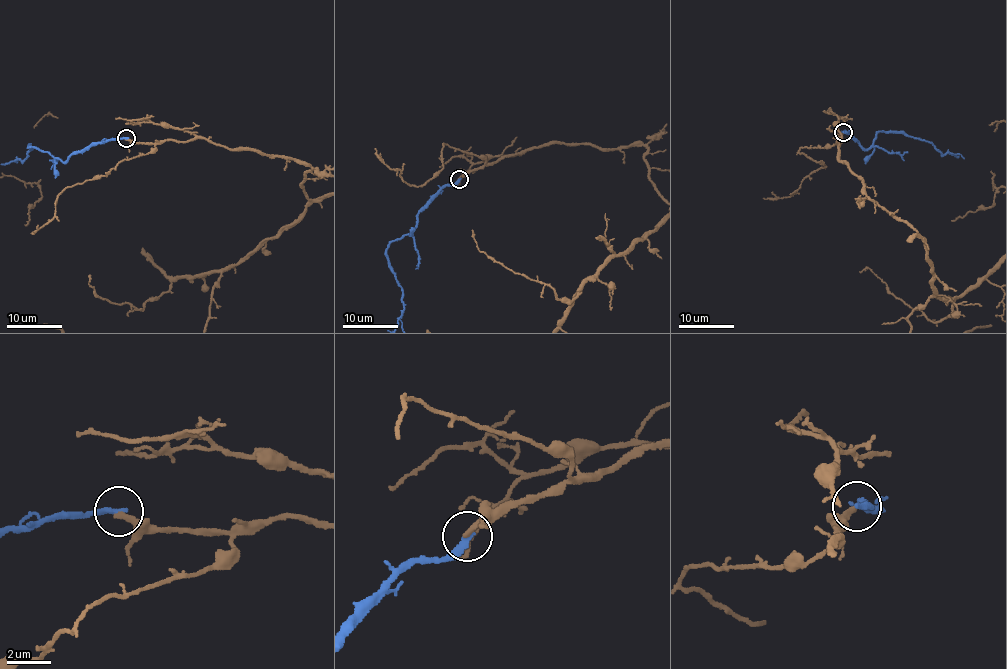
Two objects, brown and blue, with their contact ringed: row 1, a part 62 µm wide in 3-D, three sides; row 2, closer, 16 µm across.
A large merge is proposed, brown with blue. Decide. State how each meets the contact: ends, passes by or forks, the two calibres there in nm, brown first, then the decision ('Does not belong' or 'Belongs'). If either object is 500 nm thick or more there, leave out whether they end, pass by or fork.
At the ring brown ends. At the ring blue ends. Thickness 240 nm (brown) against 260 nm. Does not belong

